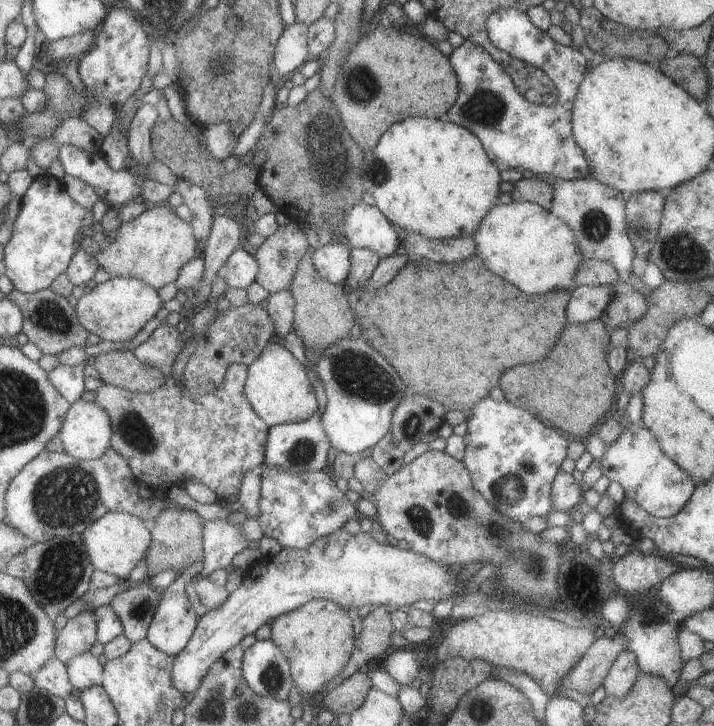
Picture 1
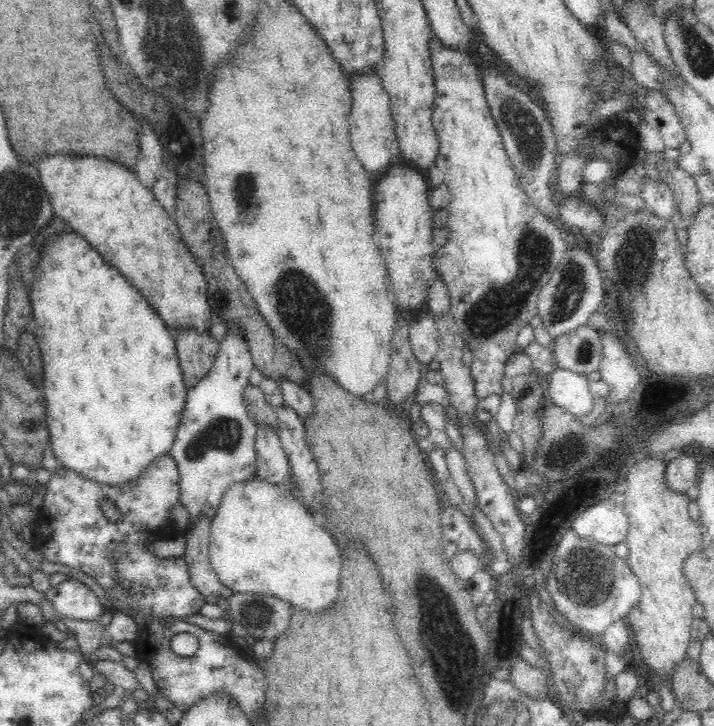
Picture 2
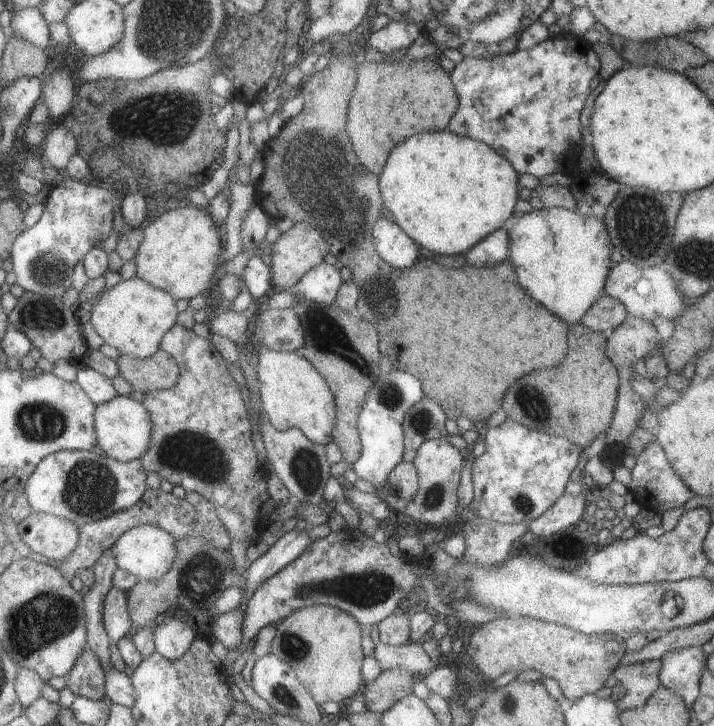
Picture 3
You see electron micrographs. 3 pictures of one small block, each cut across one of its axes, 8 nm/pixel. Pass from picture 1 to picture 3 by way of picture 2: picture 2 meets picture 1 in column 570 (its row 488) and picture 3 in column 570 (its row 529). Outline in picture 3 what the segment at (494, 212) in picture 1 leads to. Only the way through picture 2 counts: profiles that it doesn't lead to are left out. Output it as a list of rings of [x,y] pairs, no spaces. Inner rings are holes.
[[[549,207],[510,217],[505,228],[509,236],[508,261],[513,266],[519,286],[567,326],[579,323],[589,306],[593,306],[593,302],[604,293],[605,280],[611,270],[612,246],[603,221],[563,207]]]

